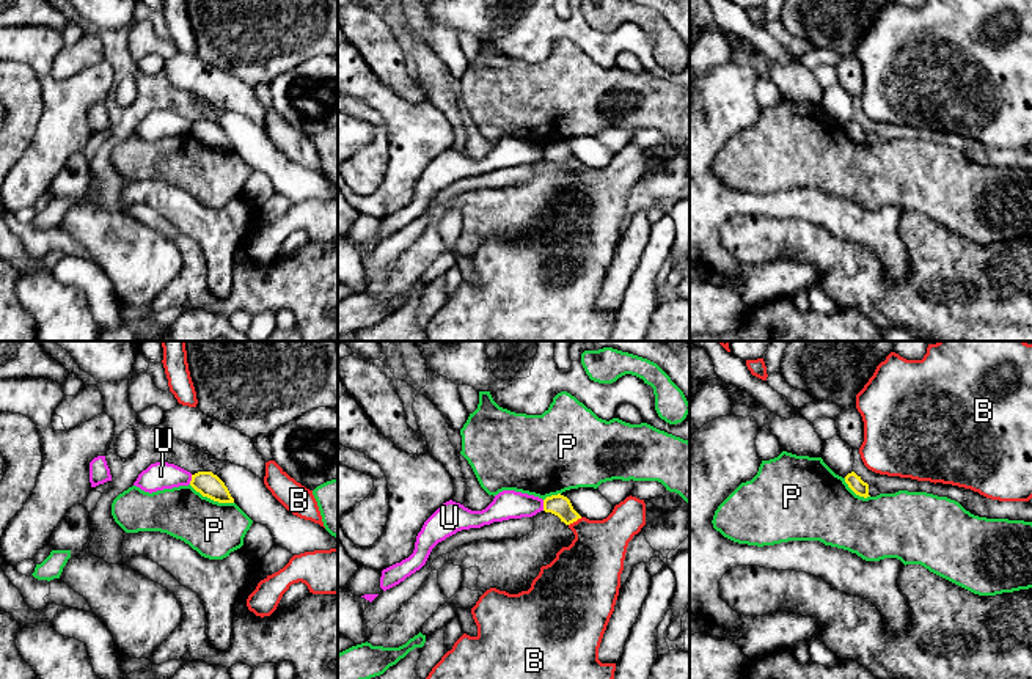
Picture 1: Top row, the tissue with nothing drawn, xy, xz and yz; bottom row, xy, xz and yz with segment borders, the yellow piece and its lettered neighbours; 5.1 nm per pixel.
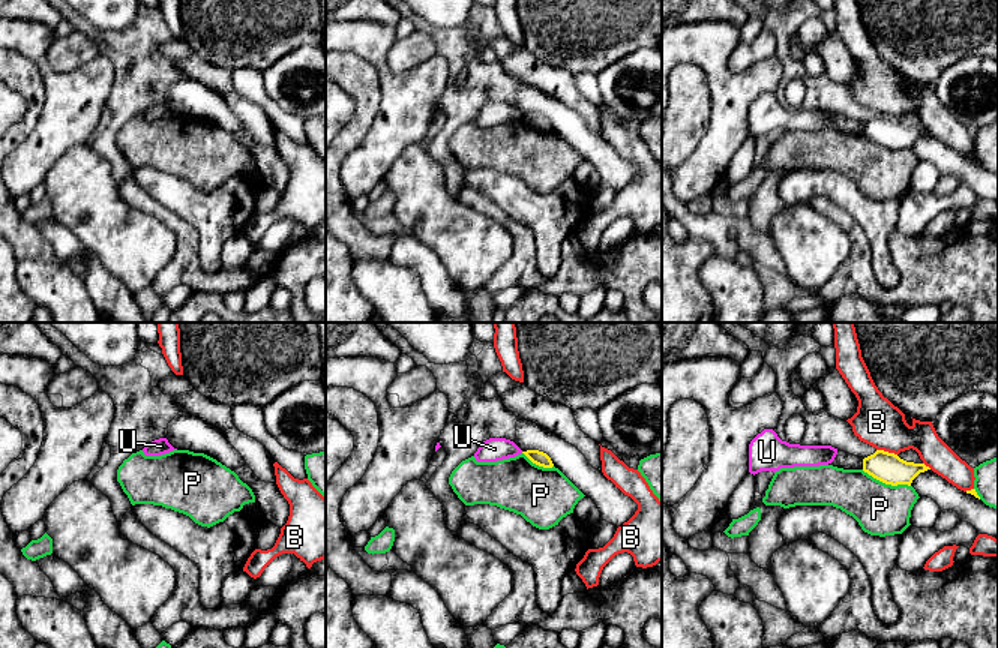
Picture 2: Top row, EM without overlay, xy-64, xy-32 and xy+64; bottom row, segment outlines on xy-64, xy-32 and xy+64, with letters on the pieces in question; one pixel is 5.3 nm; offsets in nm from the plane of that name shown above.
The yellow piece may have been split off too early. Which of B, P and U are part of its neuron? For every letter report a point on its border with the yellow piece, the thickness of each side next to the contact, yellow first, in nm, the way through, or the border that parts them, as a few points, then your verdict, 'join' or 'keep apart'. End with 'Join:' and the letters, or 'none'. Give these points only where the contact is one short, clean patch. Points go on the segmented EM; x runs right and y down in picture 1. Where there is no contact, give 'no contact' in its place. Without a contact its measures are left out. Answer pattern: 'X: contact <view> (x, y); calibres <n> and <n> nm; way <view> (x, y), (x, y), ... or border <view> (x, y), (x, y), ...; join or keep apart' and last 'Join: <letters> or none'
B: contact xz (575, 521); calibres 110 and 320 nm; keep apart
P: contact xy (211, 499); calibres 120 and 280 nm; keep apart
U: contact xz (544, 505); calibres 110 and 150 nm; border xz (542, 500), (544, 510); keep apart
Join: none

